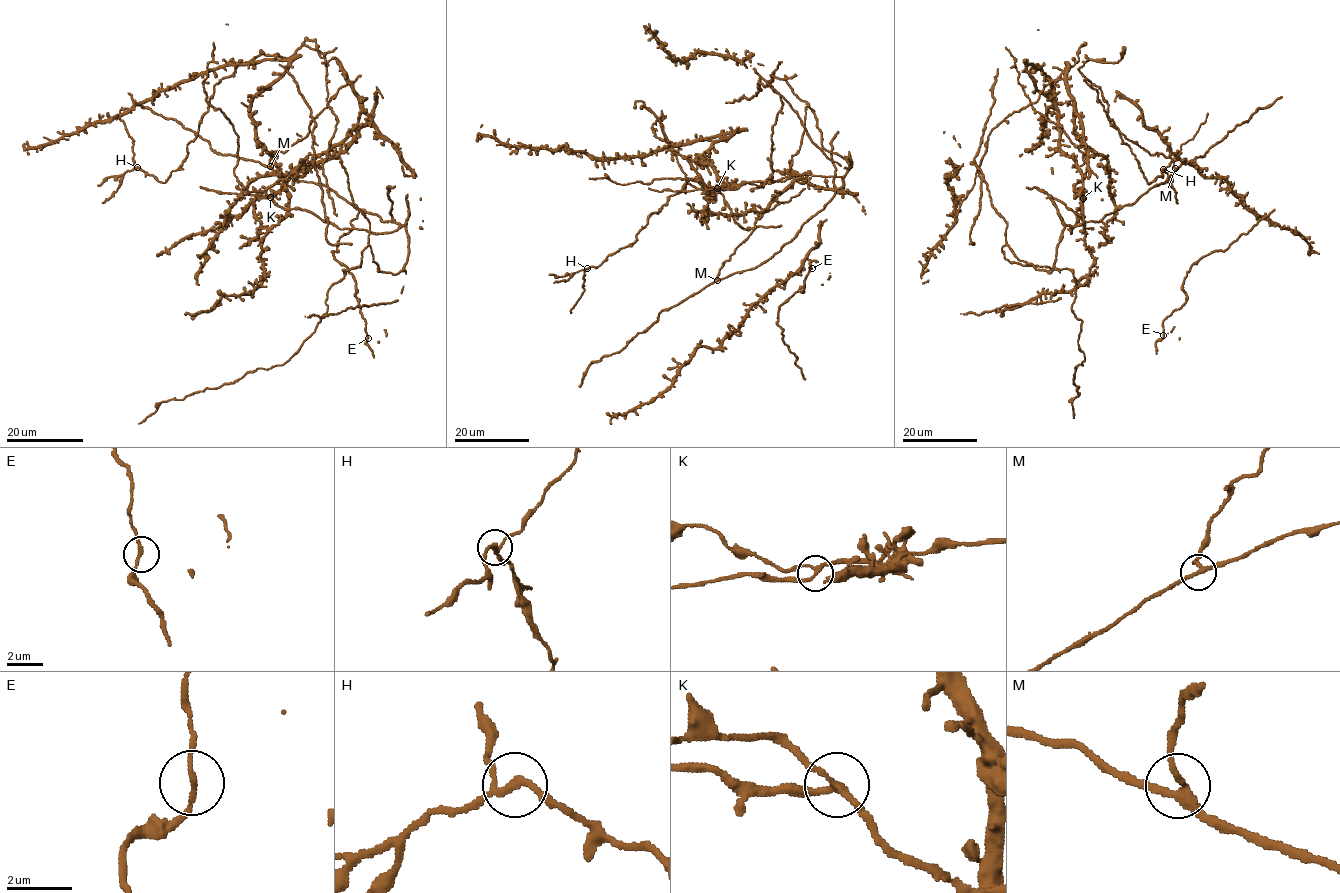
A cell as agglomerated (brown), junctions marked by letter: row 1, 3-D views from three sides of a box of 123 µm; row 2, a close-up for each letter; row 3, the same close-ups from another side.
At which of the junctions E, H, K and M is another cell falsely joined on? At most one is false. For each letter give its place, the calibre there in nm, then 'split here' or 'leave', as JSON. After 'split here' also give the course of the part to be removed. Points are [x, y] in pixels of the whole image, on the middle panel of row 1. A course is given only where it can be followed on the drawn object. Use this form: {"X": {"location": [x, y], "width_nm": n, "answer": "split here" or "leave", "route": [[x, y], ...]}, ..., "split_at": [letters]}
{"E": {"location": [812, 268], "width_nm": 160, "answer": "leave"}, "H": {"location": [587, 268], "width_nm": 170, "answer": "split here", "route": [[587, 268], [583, 273], [582, 295], [571, 312]]}, "K": {"location": [717, 188], "width_nm": 190, "answer": "leave"}, "M": {"location": [717, 280], "width_nm": 240, "answer": "leave"}, "split_at": ["H"]}

